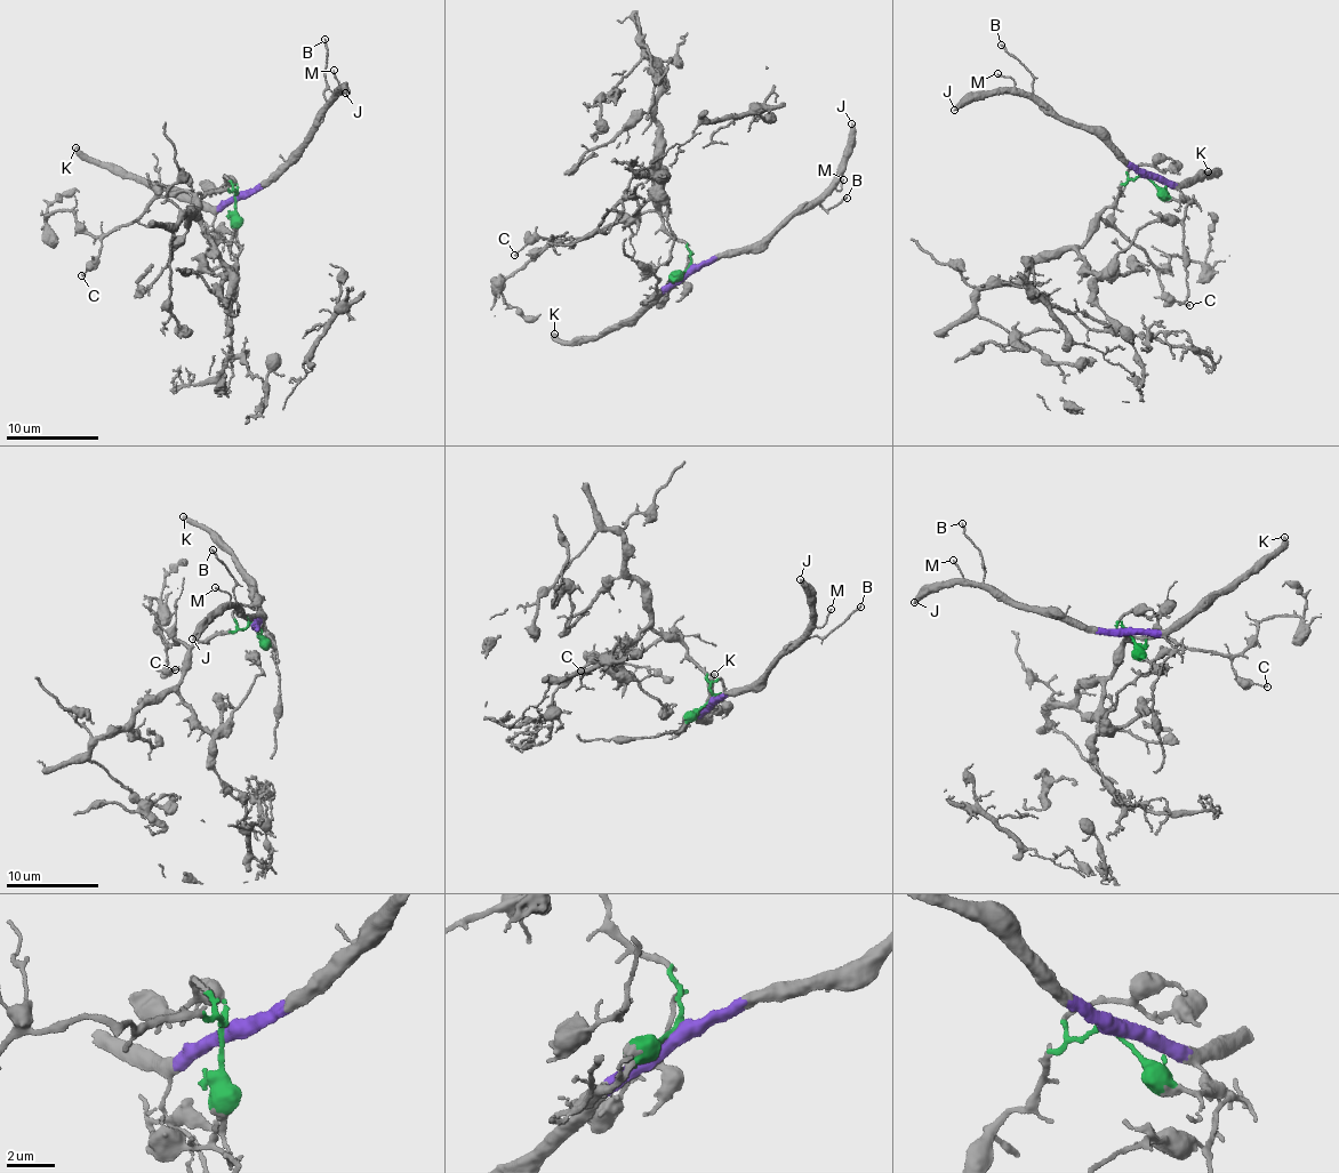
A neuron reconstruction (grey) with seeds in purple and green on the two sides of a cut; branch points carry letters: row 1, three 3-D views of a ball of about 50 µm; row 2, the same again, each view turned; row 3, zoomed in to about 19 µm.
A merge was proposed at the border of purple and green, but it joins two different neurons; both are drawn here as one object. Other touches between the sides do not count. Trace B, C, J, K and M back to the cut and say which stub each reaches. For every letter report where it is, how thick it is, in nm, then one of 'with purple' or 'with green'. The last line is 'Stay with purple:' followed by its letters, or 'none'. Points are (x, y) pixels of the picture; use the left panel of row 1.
B: (325, 39) | 140 nm | with purple
C: (81, 275) | 120 nm | with green
J: (345, 93) | 360 nm | with purple
K: (75, 147) | 380 nm | with purple
M: (334, 70) | 100 nm | with purple
Stay with purple: B, J, K, M

